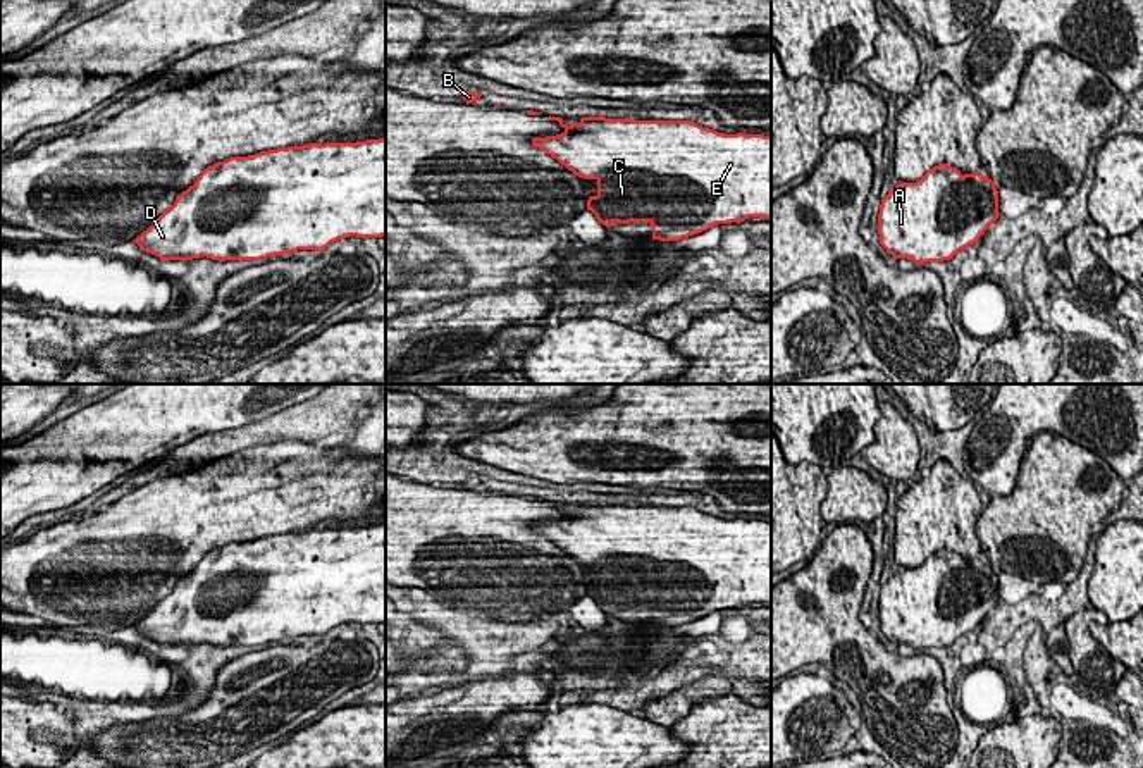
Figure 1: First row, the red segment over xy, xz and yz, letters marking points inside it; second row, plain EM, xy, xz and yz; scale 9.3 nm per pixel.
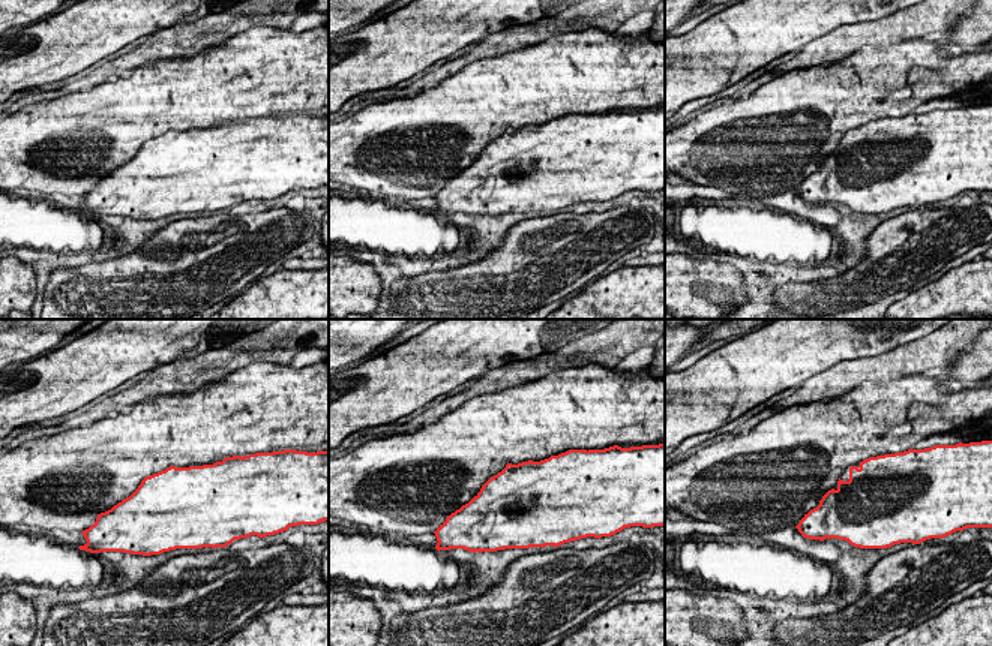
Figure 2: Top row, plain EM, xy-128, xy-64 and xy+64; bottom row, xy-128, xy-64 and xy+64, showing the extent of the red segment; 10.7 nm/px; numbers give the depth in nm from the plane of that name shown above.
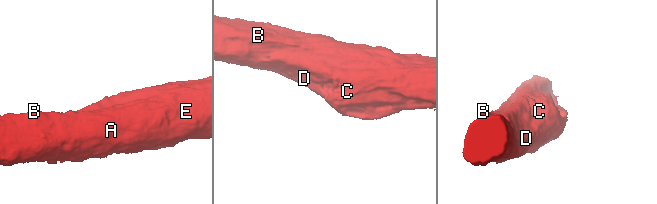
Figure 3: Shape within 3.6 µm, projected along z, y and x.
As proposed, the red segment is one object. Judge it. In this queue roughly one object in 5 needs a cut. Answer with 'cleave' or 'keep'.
keep

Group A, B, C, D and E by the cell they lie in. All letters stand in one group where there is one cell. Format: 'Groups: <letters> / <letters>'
Groups: A B C D E

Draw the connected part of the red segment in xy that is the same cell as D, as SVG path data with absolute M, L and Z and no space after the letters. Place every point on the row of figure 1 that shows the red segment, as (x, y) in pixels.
M386 138L287 146L248 157L231 157L208 165L195 184L177 195L174 205L133 241L160 260L207 257L226 262L262 260L291 255L298 250L324 251L331 243L349 236L386 236Z

